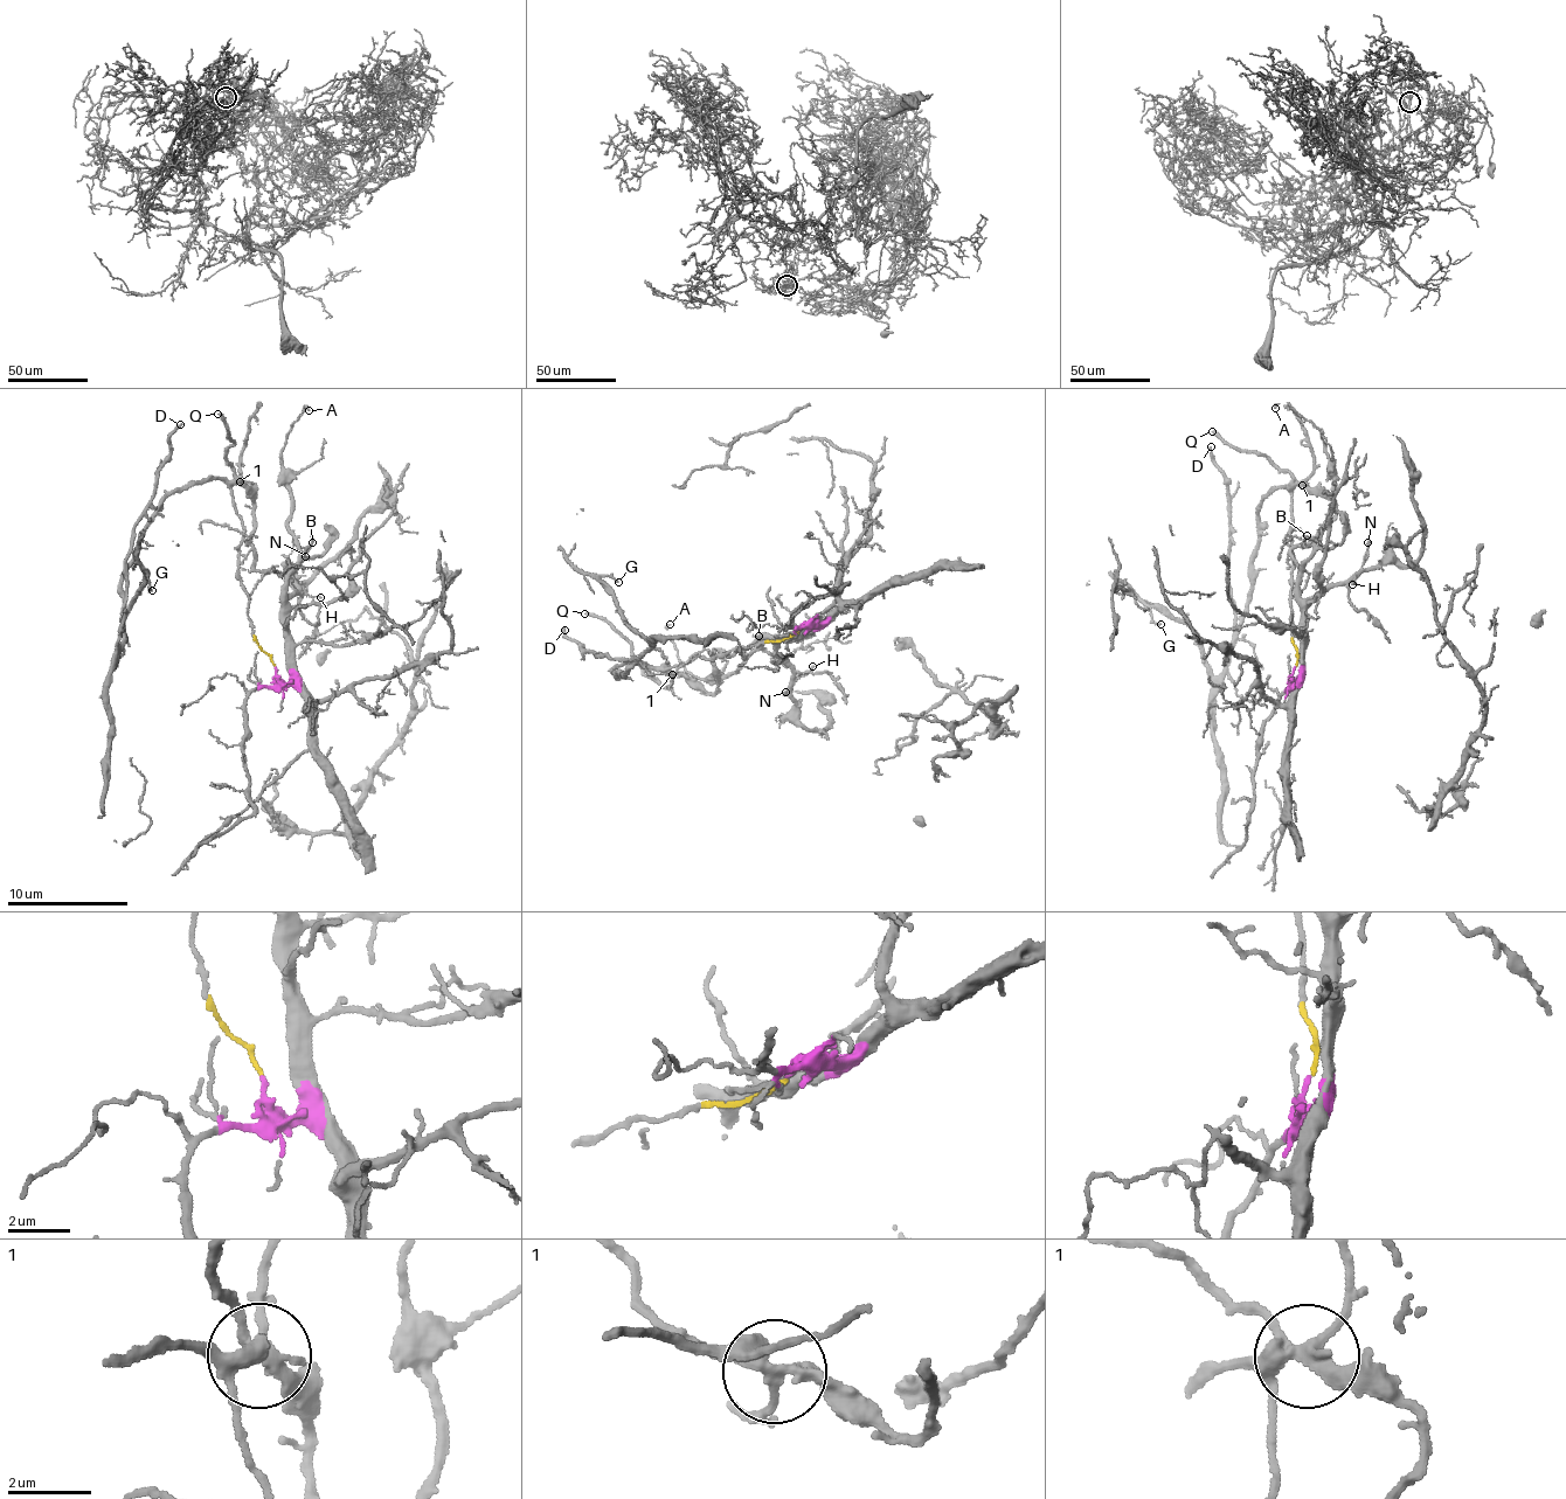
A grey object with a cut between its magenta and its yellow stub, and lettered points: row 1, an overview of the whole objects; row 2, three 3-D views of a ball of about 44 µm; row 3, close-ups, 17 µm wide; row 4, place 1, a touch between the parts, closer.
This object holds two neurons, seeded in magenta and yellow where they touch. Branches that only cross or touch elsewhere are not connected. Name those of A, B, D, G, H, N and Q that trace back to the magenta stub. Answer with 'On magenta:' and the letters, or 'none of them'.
On magenta: A, B, H, N, Q

